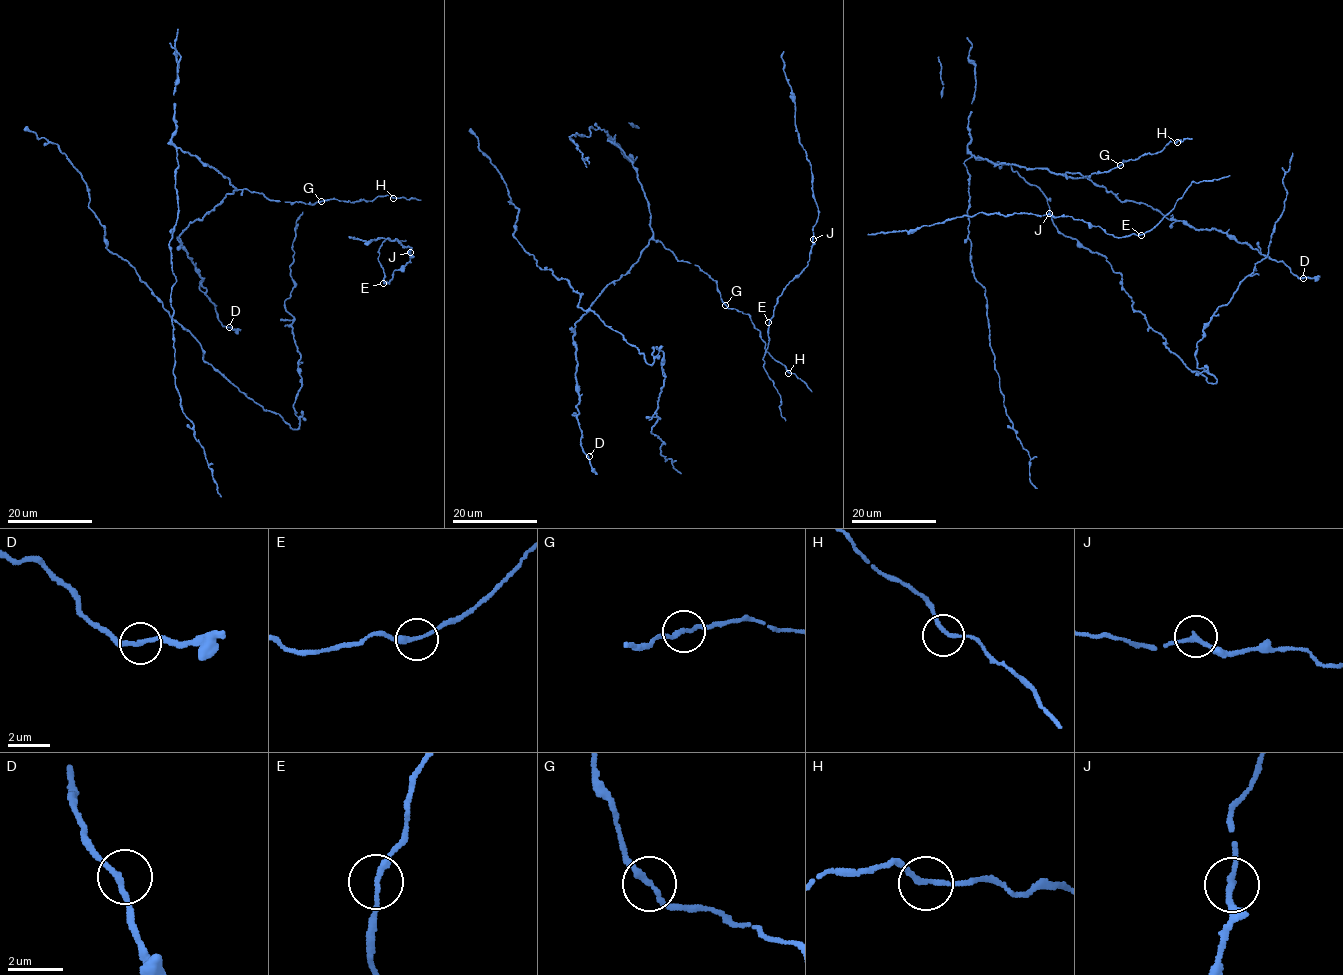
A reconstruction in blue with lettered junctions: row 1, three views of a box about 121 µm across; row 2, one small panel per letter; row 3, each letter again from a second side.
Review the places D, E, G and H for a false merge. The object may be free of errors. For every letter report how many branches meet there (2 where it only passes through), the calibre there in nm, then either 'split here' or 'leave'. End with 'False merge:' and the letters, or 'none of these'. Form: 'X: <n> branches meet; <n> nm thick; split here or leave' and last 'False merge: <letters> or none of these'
D: 2 branches meet; 190 nm thick; leave
E: 2 branches meet; 200 nm thick; leave
G: 2 branches meet; 180 nm thick; leave
H: 2 branches meet; 180 nm thick; leave
False merge: none of these

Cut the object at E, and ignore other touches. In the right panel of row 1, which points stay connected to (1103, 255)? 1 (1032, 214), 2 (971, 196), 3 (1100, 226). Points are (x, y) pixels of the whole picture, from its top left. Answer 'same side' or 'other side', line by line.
1: other side
2: same side
3: other side

